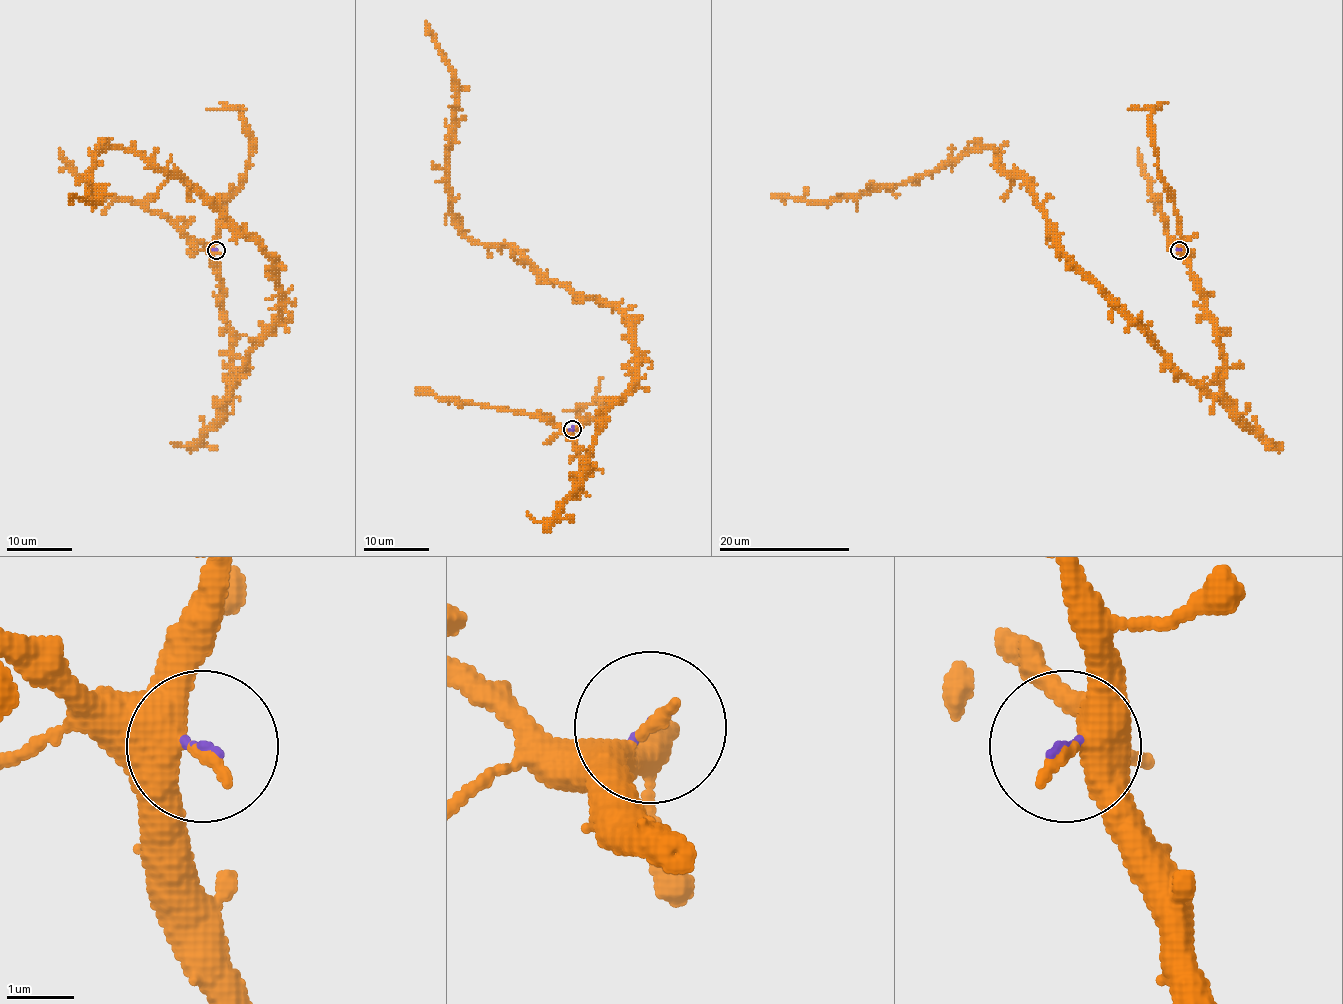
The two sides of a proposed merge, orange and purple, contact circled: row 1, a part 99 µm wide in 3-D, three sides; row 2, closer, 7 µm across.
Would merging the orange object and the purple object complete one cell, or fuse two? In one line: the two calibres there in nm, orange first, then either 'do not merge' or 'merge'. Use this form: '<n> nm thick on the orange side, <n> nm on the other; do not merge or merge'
460 nm thick on the orange side, 70 nm on the other; do not merge

